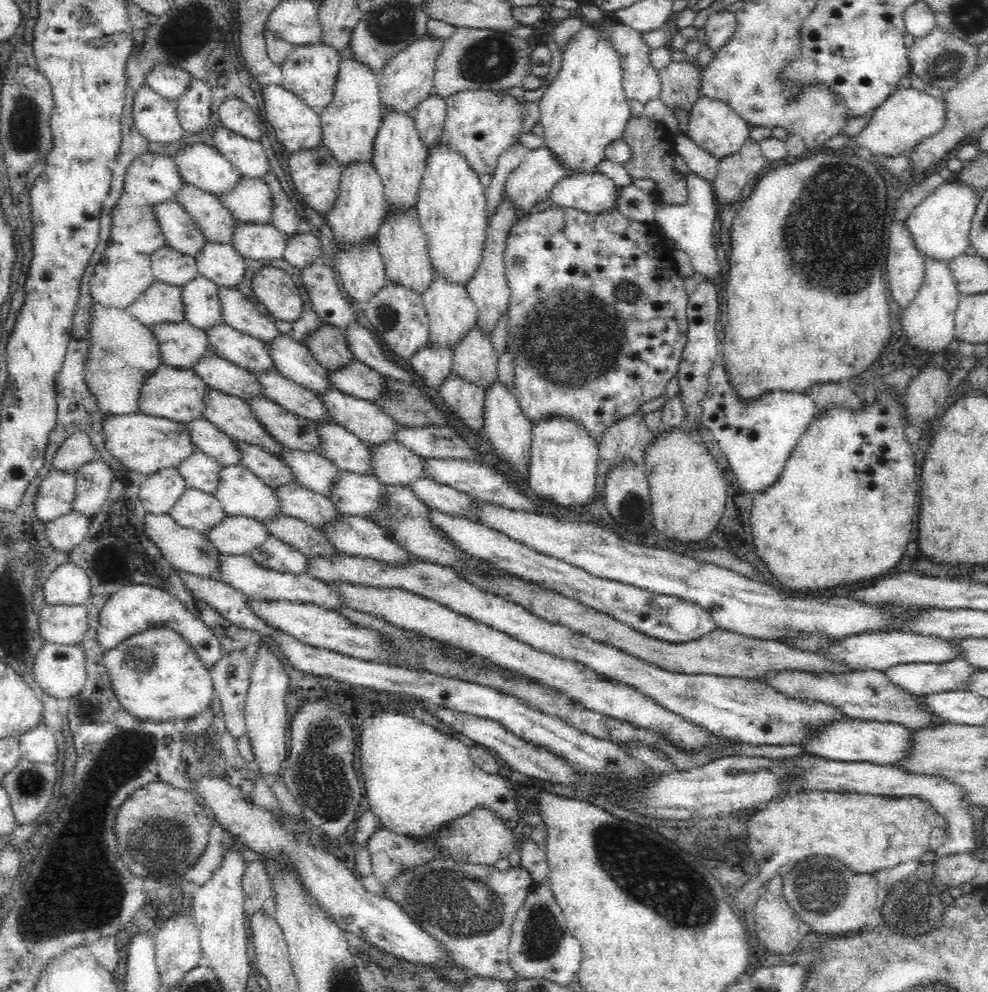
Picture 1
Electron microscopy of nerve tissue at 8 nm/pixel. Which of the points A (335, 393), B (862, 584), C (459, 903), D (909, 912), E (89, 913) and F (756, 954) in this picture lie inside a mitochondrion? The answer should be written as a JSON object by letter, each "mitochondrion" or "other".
{"A":"other","B":"other","C":"mitochondrion","D":"mitochondrion","E":"mitochondrion","F":"other"}

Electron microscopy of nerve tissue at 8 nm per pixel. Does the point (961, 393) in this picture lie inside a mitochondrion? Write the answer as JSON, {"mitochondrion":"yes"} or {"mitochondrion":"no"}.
{"mitochondrion":"no"}

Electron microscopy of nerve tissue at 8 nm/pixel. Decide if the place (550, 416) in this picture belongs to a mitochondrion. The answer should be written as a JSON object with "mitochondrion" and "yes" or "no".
{"mitochondrion":"no"}

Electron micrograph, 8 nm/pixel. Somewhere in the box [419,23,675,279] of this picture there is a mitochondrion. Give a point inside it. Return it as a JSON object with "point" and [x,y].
{"point":[489,59]}

